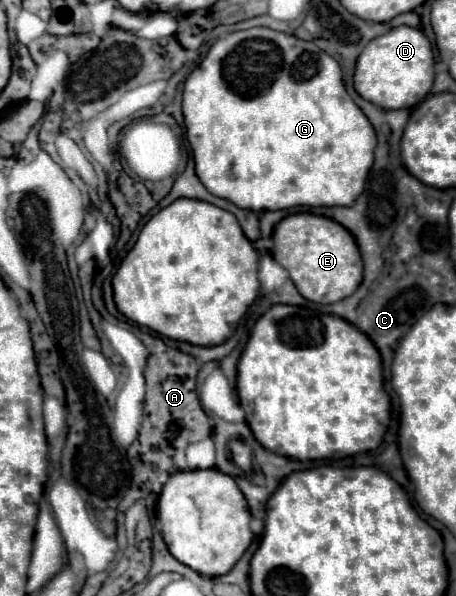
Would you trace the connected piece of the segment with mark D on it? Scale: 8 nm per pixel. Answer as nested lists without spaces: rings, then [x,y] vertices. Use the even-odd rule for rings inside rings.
[[[401,25],[367,43],[365,51],[357,59],[355,77],[353,77],[355,91],[363,99],[383,109],[415,107],[431,91],[433,75],[435,75],[433,65],[435,65],[435,59],[433,59],[431,43],[423,35],[423,31]]]

